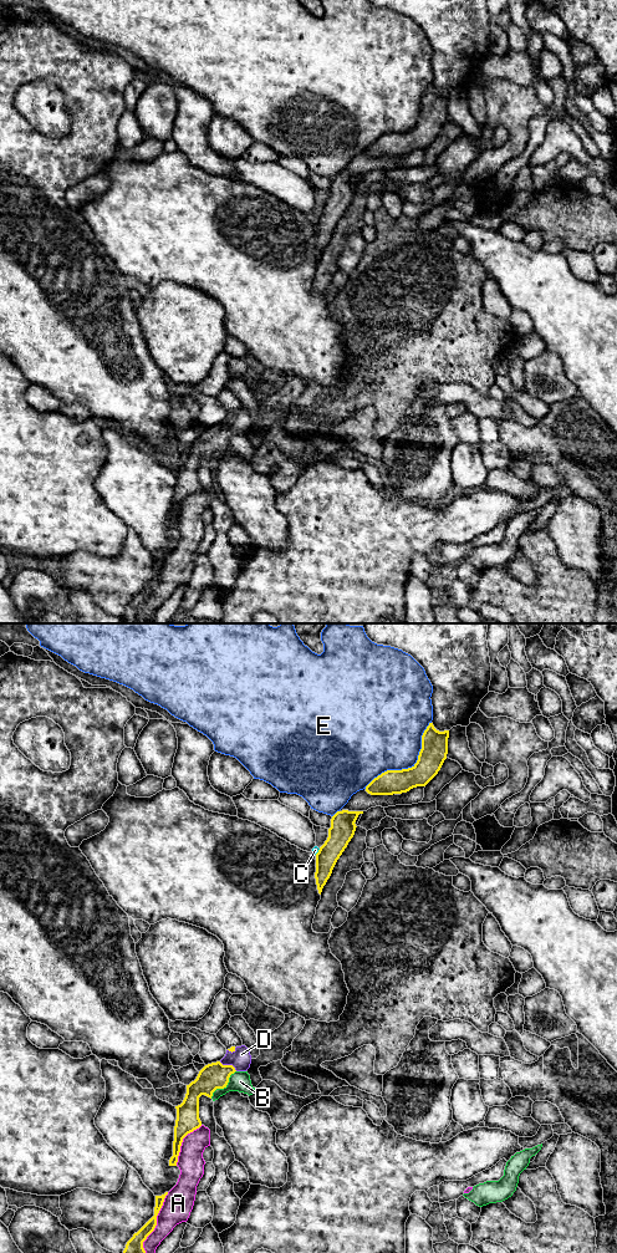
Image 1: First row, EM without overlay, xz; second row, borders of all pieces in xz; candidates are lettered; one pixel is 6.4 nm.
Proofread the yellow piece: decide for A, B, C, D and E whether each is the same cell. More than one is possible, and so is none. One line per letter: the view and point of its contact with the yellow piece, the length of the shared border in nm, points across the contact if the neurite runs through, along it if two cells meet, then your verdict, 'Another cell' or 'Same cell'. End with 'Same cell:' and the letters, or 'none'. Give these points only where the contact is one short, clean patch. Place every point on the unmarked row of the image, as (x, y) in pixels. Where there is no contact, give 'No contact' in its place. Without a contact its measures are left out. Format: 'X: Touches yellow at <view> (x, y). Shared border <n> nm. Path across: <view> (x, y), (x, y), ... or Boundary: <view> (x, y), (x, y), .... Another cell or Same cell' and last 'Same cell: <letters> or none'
A: Touches yellow at xz (156, 587). Shared border 440 nm. Another cell
B: Touches yellow at xz (224, 449). Shared border 240 nm. Boundary: xz (235, 433), (229, 444), (218, 451), (210, 461). Another cell
C: Touches yellow at xz (319, 214). Shared border 50 nm. Another cell
D: Touches yellow at xz (228, 428). Shared border 130 nm. Path across: xz (215, 438), (228, 428), (235, 422), (240, 422). Same cell
E: Touches yellow at xz (409, 131). Shared border 600 nm. Another cell
Same cell: D

